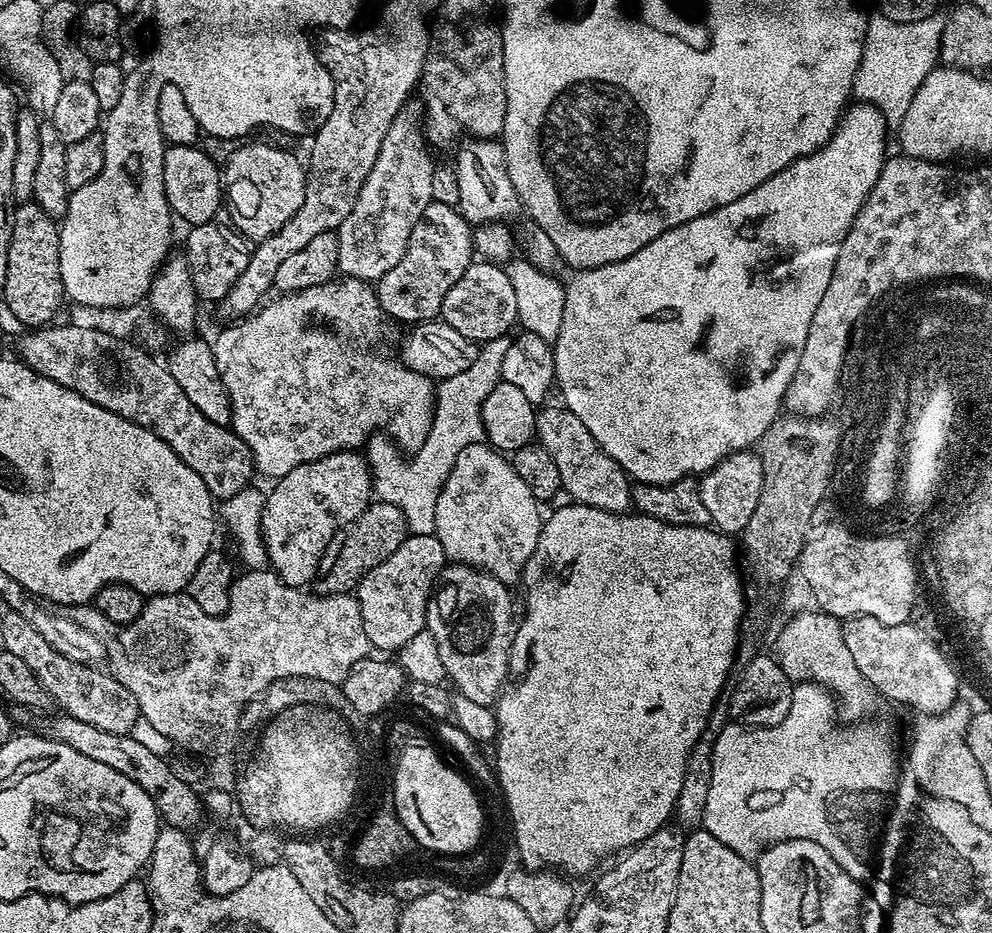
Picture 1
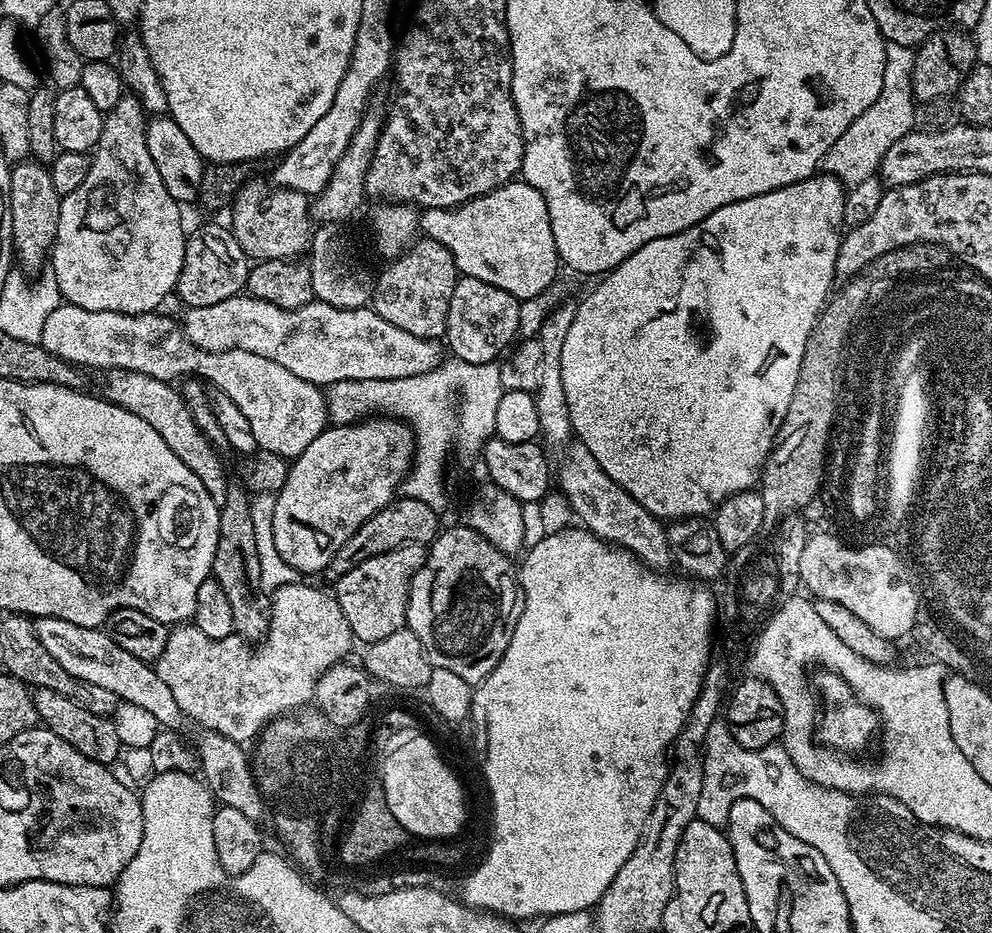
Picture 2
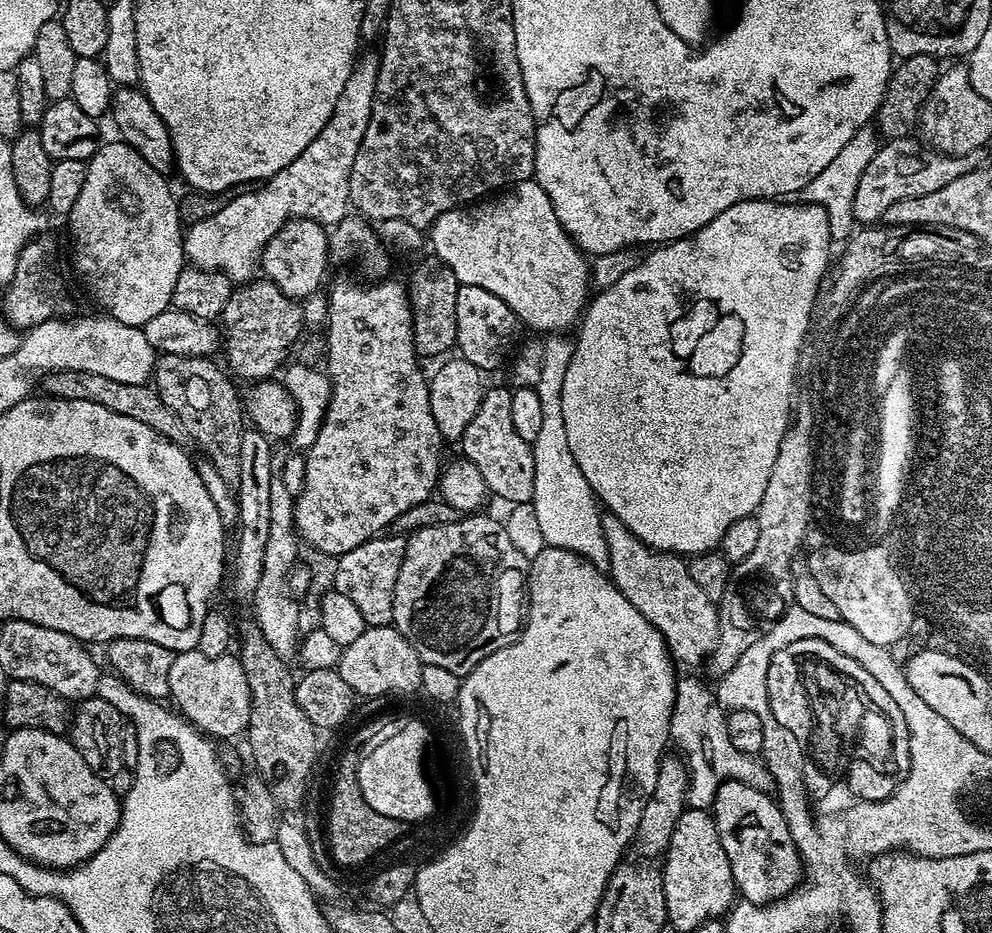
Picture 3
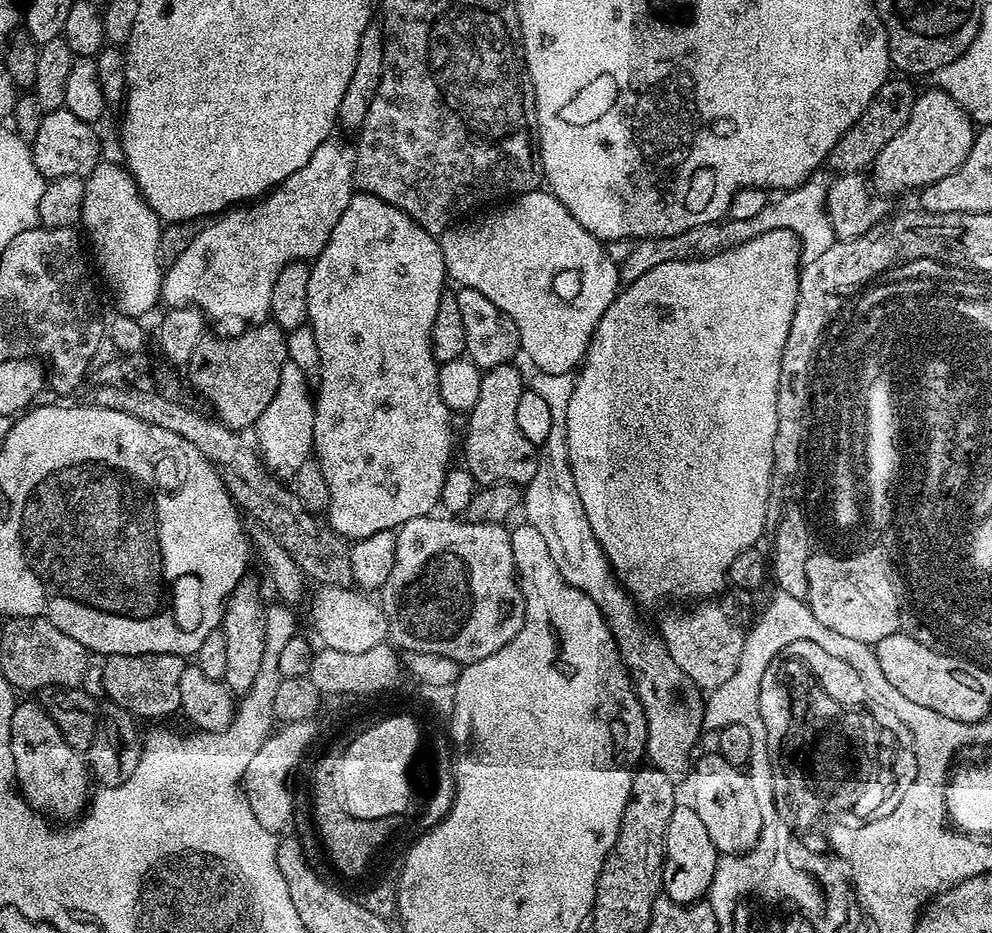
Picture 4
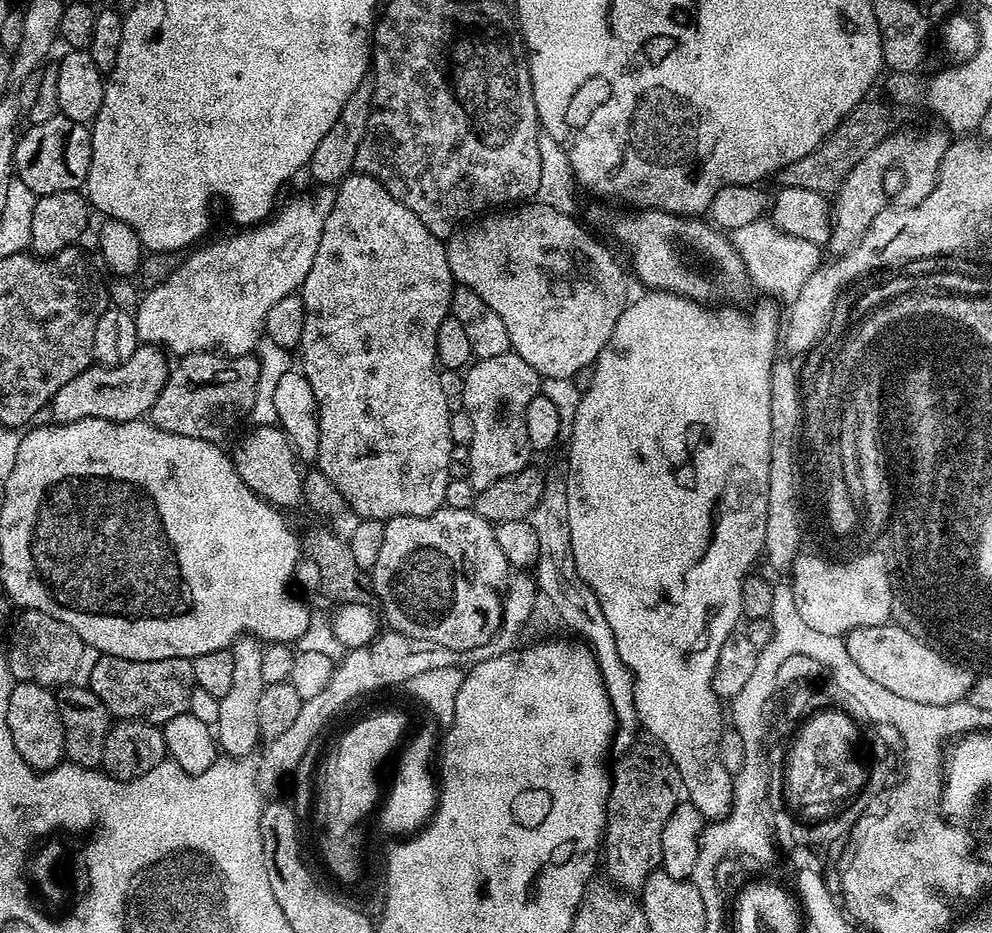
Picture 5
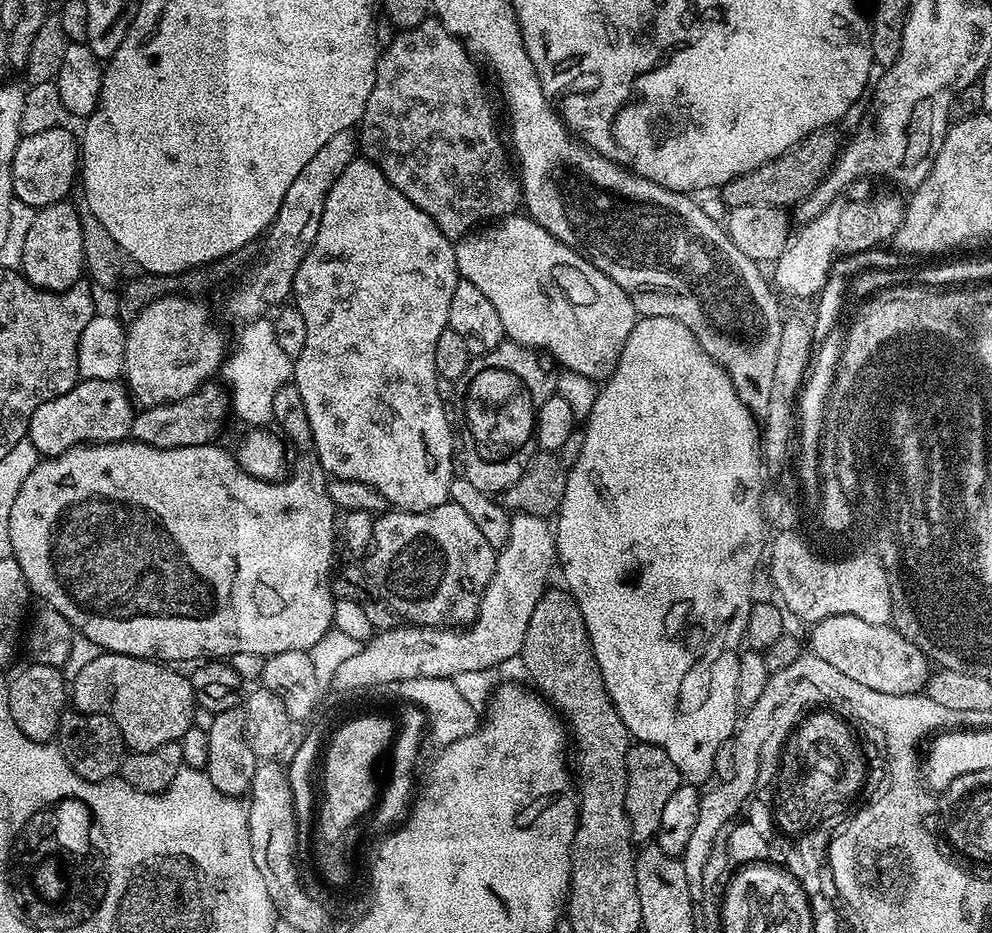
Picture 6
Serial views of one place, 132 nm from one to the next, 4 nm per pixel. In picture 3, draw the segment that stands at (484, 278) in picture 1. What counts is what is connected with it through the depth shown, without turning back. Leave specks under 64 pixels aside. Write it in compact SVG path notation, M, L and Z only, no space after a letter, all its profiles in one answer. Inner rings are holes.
M462 284L458 290L458 334L456 348L459 355L469 360L478 369L505 367L506 361L513 355L517 347L516 331L522 328L520 319L502 302L502 298L490 294L490 290L482 290L482 286Z

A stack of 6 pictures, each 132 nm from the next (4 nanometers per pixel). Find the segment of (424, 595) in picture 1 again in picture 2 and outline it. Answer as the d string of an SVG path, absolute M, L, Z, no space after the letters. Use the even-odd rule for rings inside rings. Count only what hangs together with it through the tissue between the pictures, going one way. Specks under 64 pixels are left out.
M423 544L398 546L398 550L378 554L378 558L358 562L354 570L342 574L342 578L335 581L334 595L338 606L342 606L342 614L346 614L346 622L350 622L352 635L359 643L361 640L361 645L378 642L407 625L410 582L417 570L424 566L425 559Z

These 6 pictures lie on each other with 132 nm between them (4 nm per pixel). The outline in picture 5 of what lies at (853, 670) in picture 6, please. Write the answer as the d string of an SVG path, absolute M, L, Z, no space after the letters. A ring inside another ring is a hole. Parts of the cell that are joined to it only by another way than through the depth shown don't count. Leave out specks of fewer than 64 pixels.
M896 623L878 626L862 626L844 636L846 650L866 678L874 678L878 686L898 694L898 698L910 698L910 702L926 702L926 706L946 706L965 699L972 688L973 673L964 664L940 660L936 651L928 652L924 644L916 644L912 636L896 632Z

